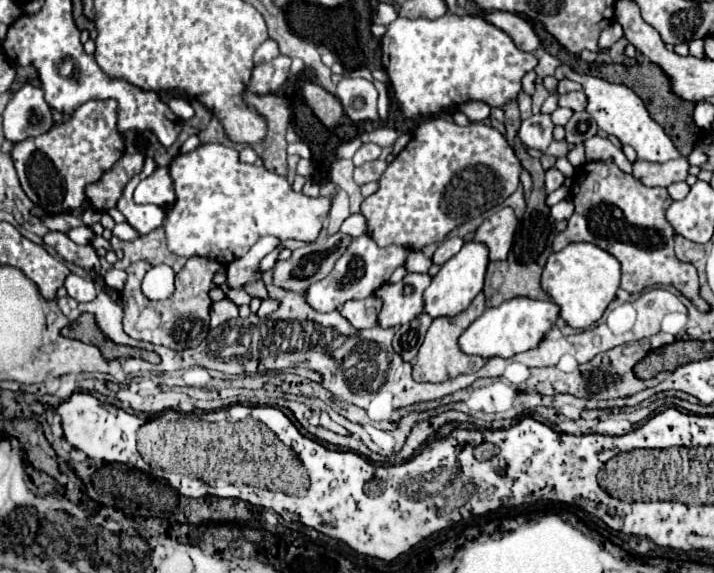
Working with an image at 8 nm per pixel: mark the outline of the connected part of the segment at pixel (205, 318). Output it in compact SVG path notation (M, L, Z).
M198 255L190 257L176 277L174 295L168 297L166 301L150 301L142 293L140 283L142 283L142 277L146 275L148 269L150 269L150 265L146 261L136 261L126 269L128 279L126 279L126 285L122 289L124 331L132 339L164 345L164 347L170 347L174 351L198 347L210 331L210 307L212 307L212 303L210 303L208 293L214 287L212 279L214 279L214 273L220 269L220 263L206 259L206 257L198 257Z

